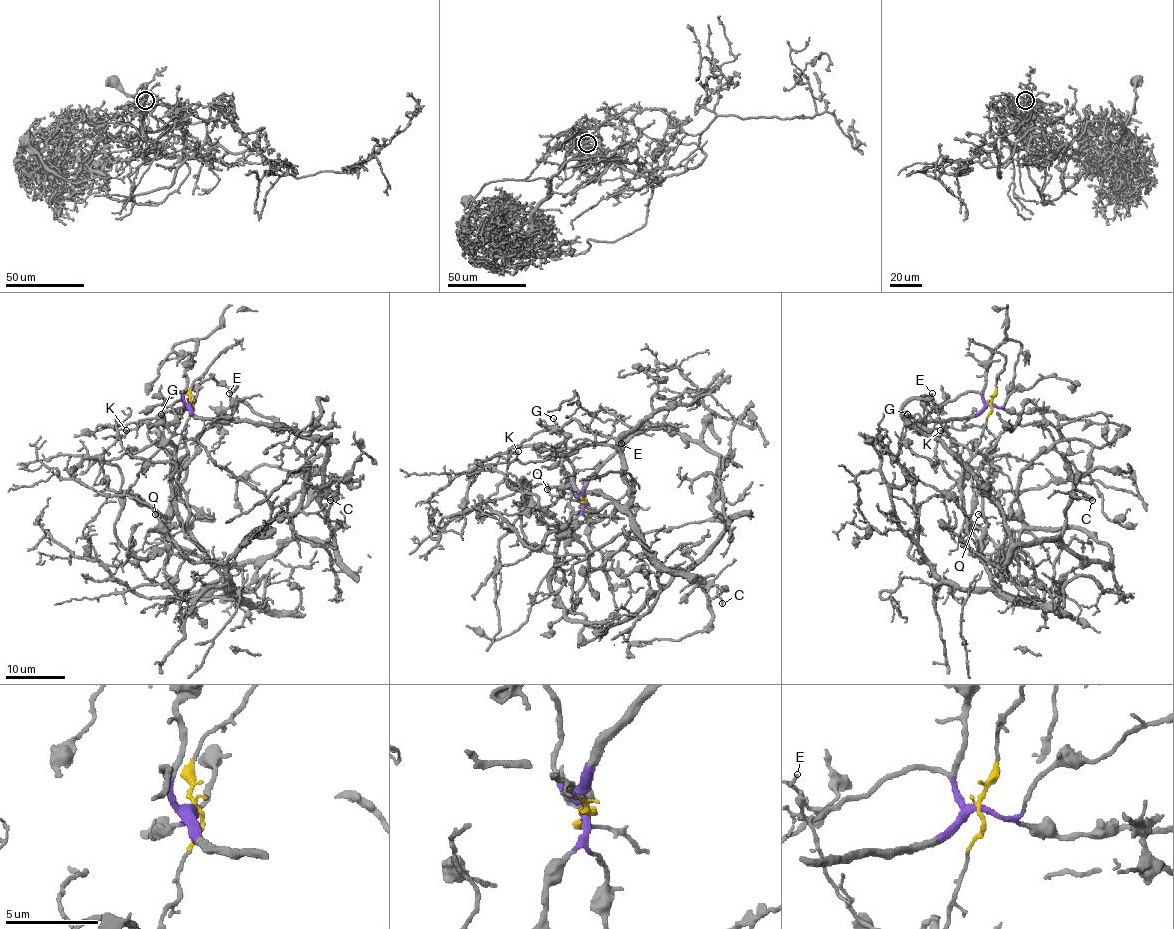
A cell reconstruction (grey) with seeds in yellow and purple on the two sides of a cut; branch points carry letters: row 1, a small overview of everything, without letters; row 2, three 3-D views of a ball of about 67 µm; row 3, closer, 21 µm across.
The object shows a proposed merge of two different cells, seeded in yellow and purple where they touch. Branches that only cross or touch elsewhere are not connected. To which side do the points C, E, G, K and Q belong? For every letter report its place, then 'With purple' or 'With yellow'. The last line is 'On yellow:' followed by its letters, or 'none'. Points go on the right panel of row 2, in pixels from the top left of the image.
C: Place: (1092, 500). With purple
E: Place: (932, 393). With purple
G: Place: (907, 414). With purple
K: Place: (940, 430). With yellow
Q: Place: (978, 514). With yellow
On yellow: K, Q

